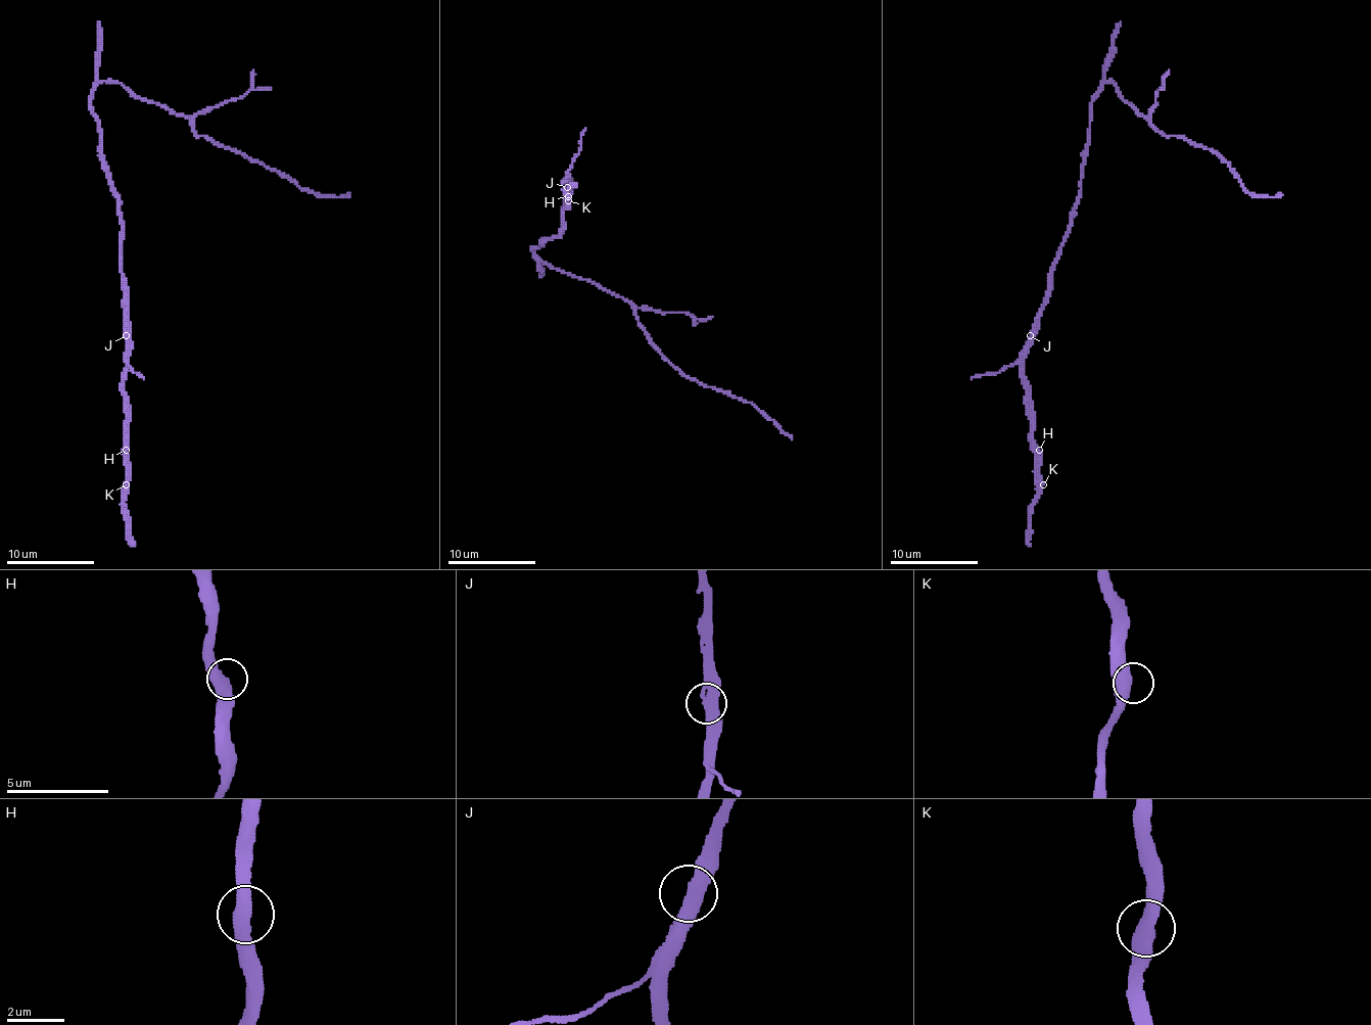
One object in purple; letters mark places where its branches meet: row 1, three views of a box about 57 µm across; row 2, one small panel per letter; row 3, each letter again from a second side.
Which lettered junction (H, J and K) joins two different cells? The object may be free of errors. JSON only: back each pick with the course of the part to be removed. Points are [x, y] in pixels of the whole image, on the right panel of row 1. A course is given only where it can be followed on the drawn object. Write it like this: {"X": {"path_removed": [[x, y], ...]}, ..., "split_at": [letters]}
{"split_at": []}

